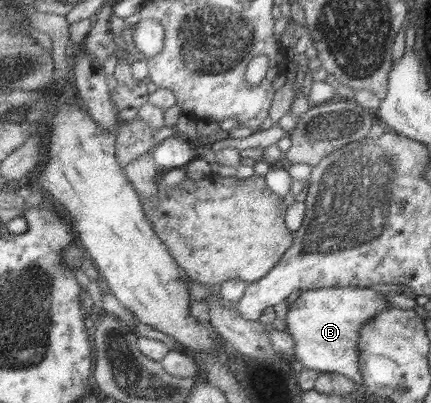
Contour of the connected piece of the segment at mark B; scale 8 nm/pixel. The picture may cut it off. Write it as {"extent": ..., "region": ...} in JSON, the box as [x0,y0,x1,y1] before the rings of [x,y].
{"extent":[285,287,391,385],"region":[[[321,287],[301,293],[293,303],[288,304],[285,316],[285,324],[287,324],[285,330],[294,342],[290,360],[298,360],[303,367],[317,370],[319,373],[339,373],[358,385],[363,381],[359,374],[359,350],[357,350],[359,329],[363,327],[365,321],[371,321],[375,314],[388,306],[391,304],[385,300],[384,295],[369,287]]]}

